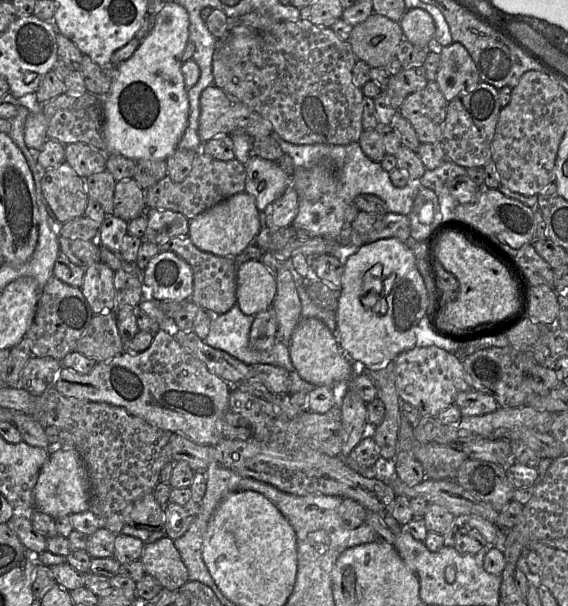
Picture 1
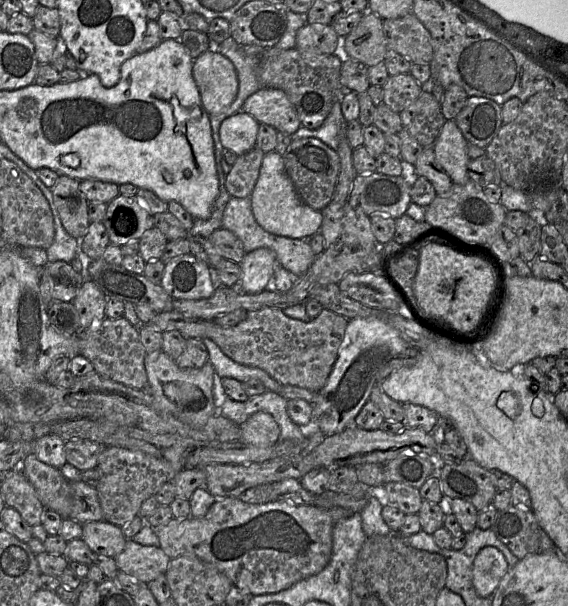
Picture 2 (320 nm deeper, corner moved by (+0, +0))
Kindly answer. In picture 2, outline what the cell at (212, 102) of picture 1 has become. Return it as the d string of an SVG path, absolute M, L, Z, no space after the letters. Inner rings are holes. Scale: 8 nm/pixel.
M279 89L258 90L245 100L242 111L259 123L270 125L287 135L292 135L301 127L295 107L285 92Z

